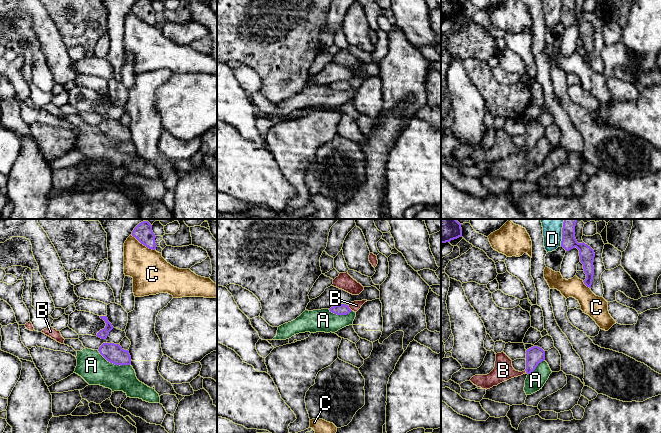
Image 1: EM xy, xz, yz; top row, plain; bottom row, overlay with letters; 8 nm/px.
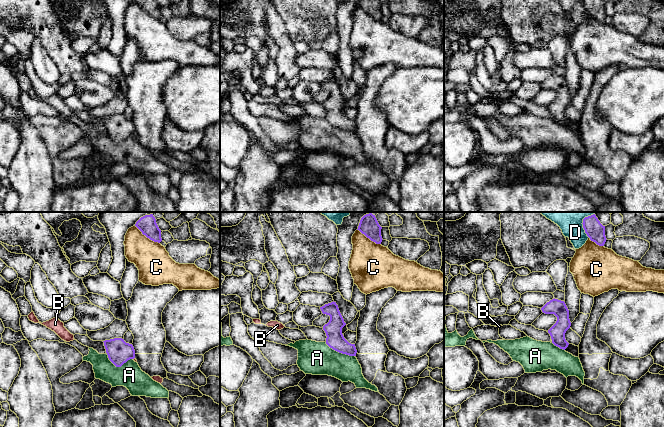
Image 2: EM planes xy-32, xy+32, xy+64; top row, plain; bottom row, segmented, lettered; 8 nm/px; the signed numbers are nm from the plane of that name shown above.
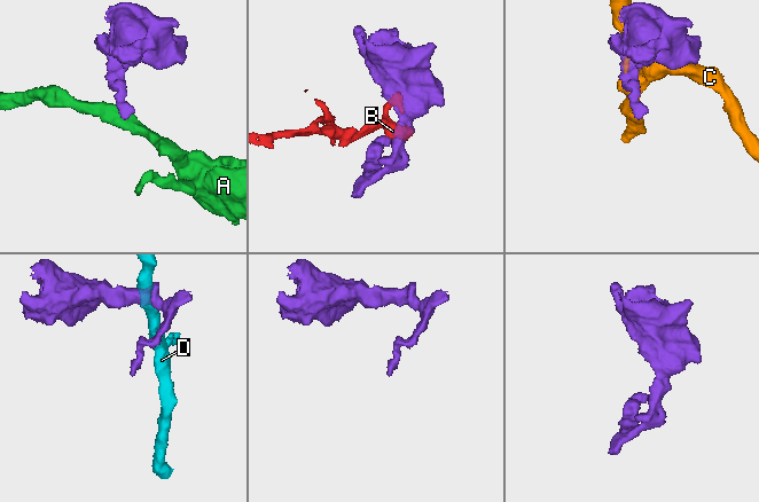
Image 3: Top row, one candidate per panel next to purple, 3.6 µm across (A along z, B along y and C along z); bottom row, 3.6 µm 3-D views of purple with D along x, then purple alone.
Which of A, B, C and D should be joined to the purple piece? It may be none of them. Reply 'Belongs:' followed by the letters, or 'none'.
Belongs: none

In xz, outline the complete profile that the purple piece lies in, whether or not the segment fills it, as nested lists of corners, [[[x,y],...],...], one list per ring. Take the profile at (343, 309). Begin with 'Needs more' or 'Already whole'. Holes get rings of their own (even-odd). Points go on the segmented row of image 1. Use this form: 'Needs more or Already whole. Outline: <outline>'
Already whole. Outline: [[[346,304],[335,305],[335,306],[331,307],[329,310],[330,310],[330,312],[337,314],[337,315],[347,315],[352,311],[349,308],[349,306]]]

